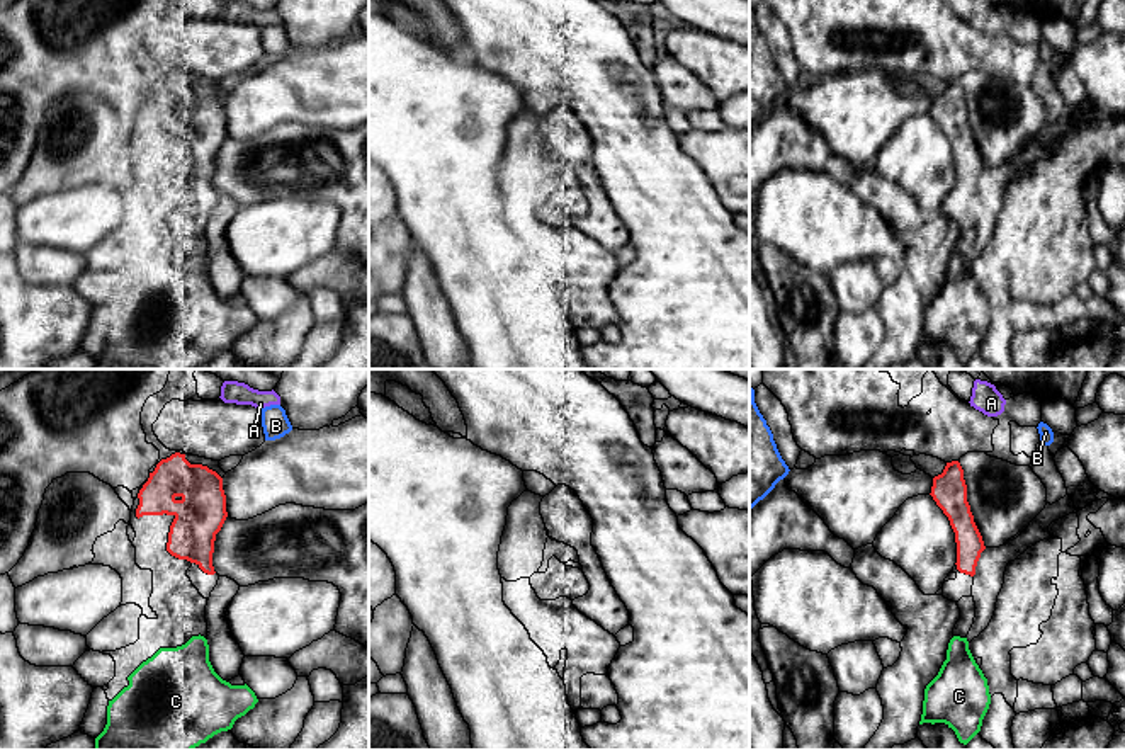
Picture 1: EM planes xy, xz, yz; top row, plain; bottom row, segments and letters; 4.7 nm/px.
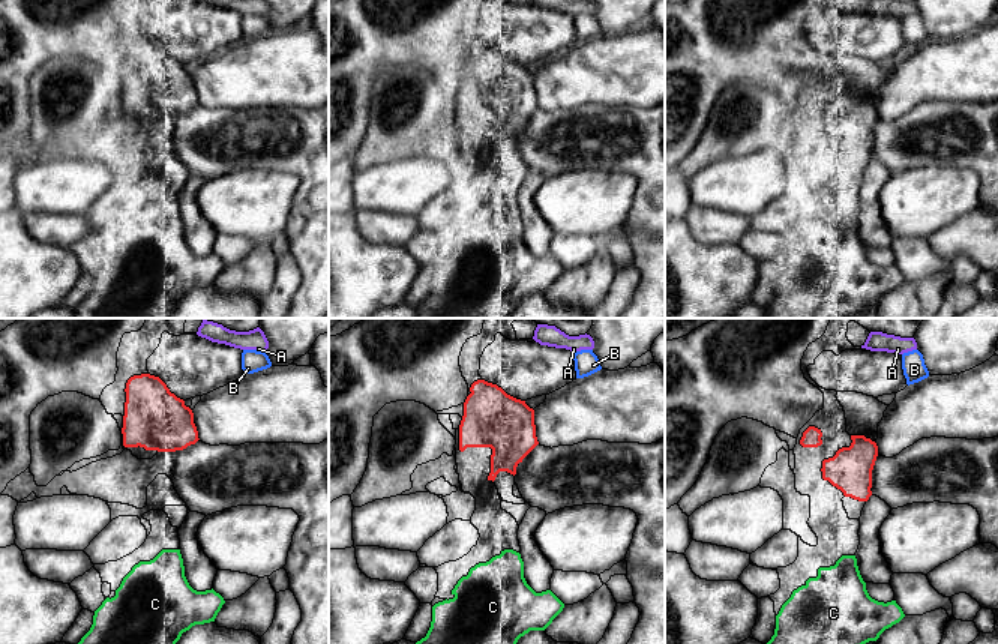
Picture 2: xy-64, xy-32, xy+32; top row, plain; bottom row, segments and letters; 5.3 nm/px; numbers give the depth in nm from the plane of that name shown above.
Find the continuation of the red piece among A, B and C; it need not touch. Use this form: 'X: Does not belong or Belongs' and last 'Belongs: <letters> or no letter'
A: Does not belong
B: Does not belong
C: Belongs
Belongs: C

